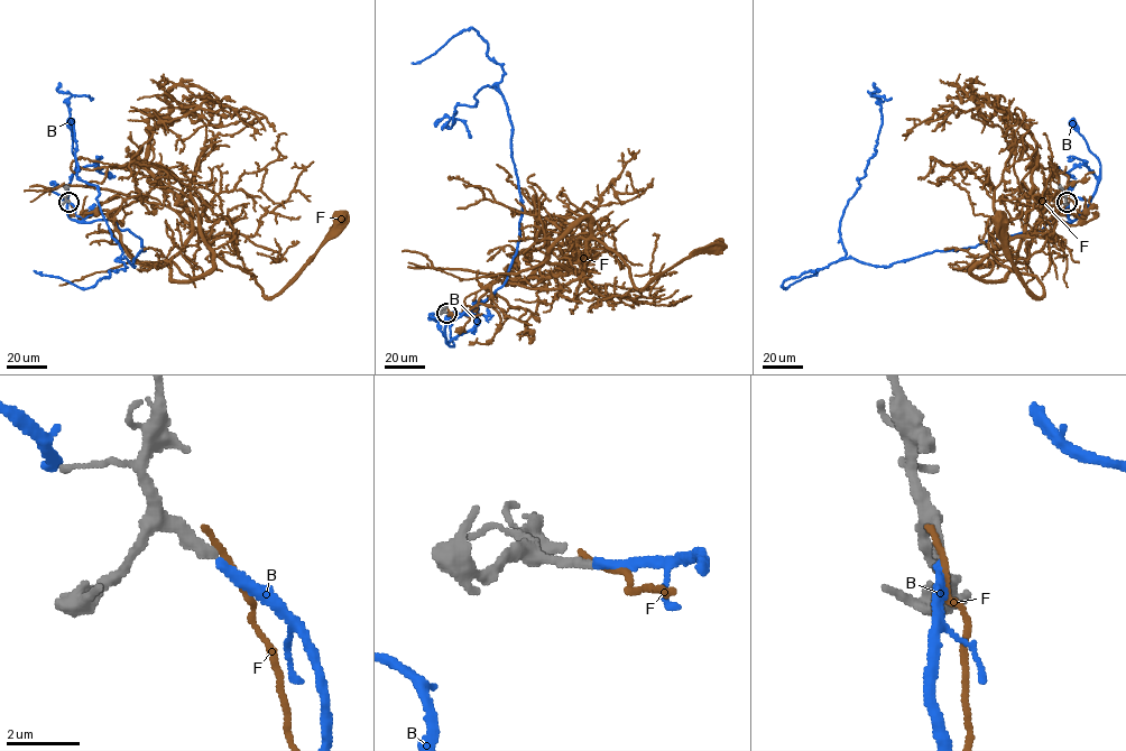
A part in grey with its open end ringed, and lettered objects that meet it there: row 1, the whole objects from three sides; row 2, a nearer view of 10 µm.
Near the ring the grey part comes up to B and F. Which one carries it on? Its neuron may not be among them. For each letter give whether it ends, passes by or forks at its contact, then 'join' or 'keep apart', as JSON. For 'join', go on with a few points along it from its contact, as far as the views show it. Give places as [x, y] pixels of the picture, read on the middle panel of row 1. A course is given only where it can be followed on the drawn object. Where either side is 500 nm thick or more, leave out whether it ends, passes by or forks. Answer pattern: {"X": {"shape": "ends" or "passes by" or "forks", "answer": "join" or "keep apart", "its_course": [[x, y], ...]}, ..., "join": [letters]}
{"B": {"shape": "ends", "answer": "join", "its_course": [[446, 313], [461, 315], [445, 327], [445, 342], [454, 346], [448, 318]]}, "F": {"shape": "ends", "answer": "keep apart"}, "join": ["B"]}

